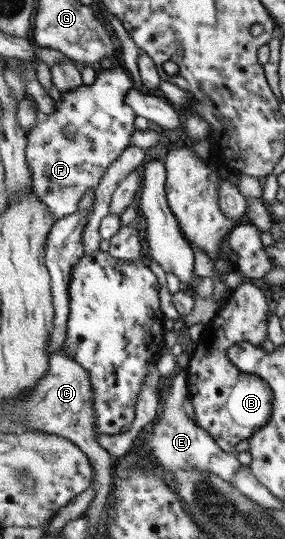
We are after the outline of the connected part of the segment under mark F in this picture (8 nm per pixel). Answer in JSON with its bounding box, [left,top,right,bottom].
[27,65,137,221]

